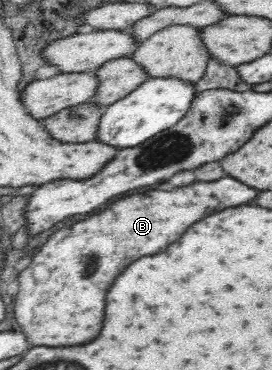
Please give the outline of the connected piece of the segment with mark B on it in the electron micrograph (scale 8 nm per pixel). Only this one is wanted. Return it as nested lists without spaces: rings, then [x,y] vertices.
[[[222,177],[218,181],[204,181],[194,183],[188,187],[178,187],[174,191],[148,191],[140,195],[124,197],[112,203],[102,213],[88,217],[80,223],[68,225],[50,236],[50,241],[42,245],[38,255],[32,263],[18,275],[20,293],[16,295],[16,317],[22,323],[22,329],[28,335],[32,345],[46,345],[46,347],[66,347],[66,345],[84,345],[98,337],[104,321],[104,305],[106,293],[114,283],[116,275],[124,271],[130,263],[144,255],[156,255],[166,251],[166,247],[180,239],[180,235],[196,221],[222,211],[226,207],[238,207],[248,203],[256,197],[256,191],[248,185],[232,177]]]

